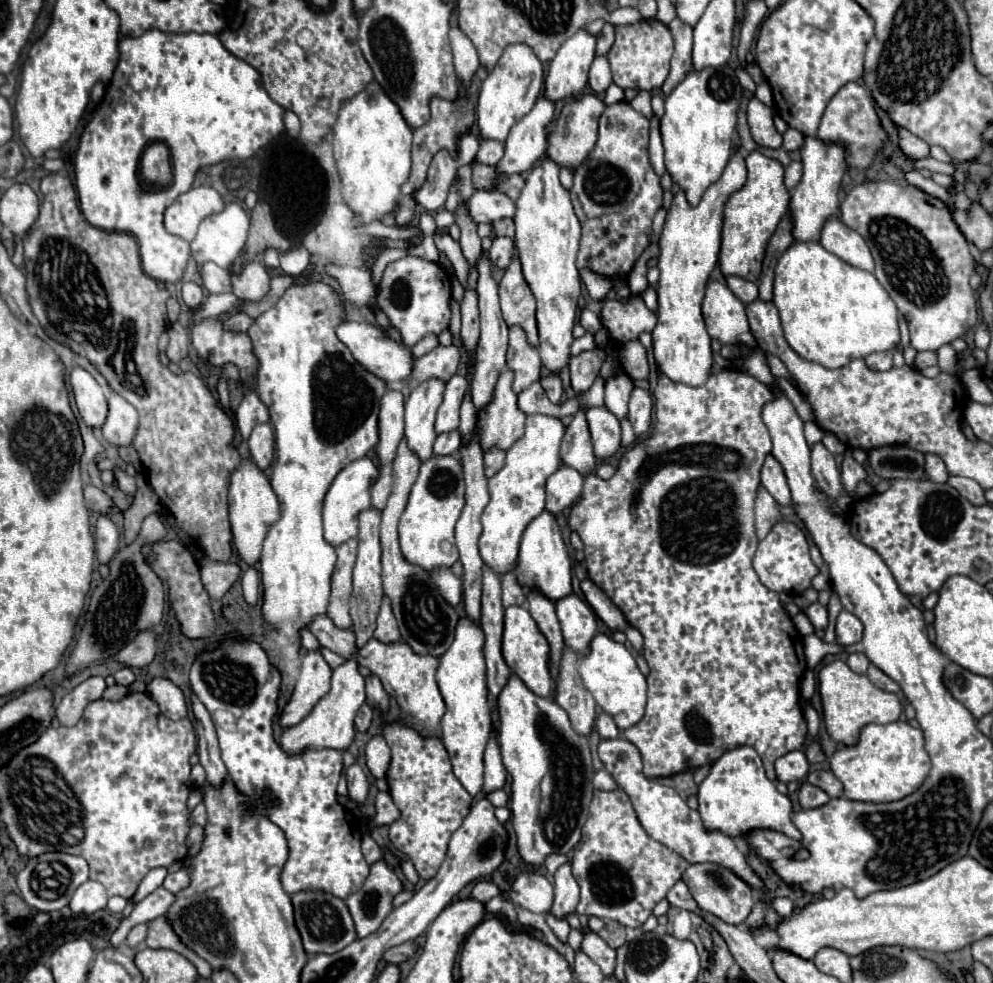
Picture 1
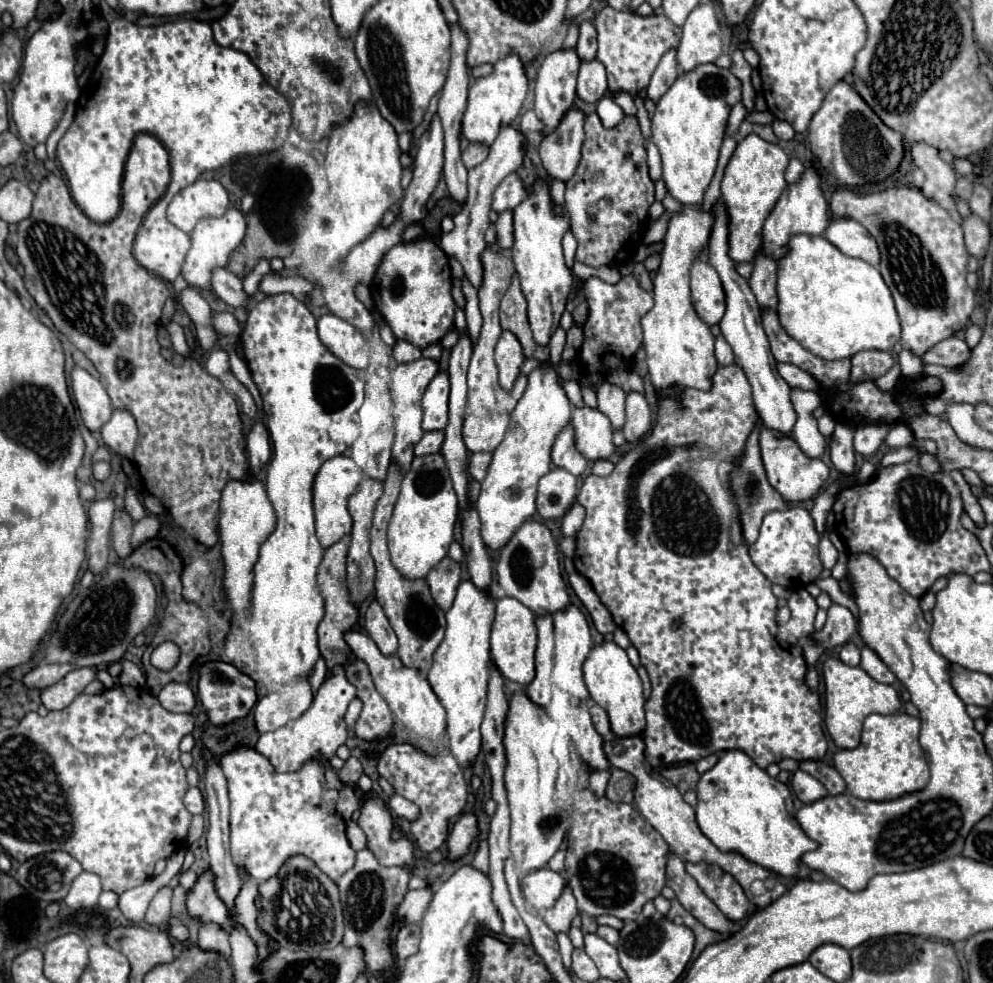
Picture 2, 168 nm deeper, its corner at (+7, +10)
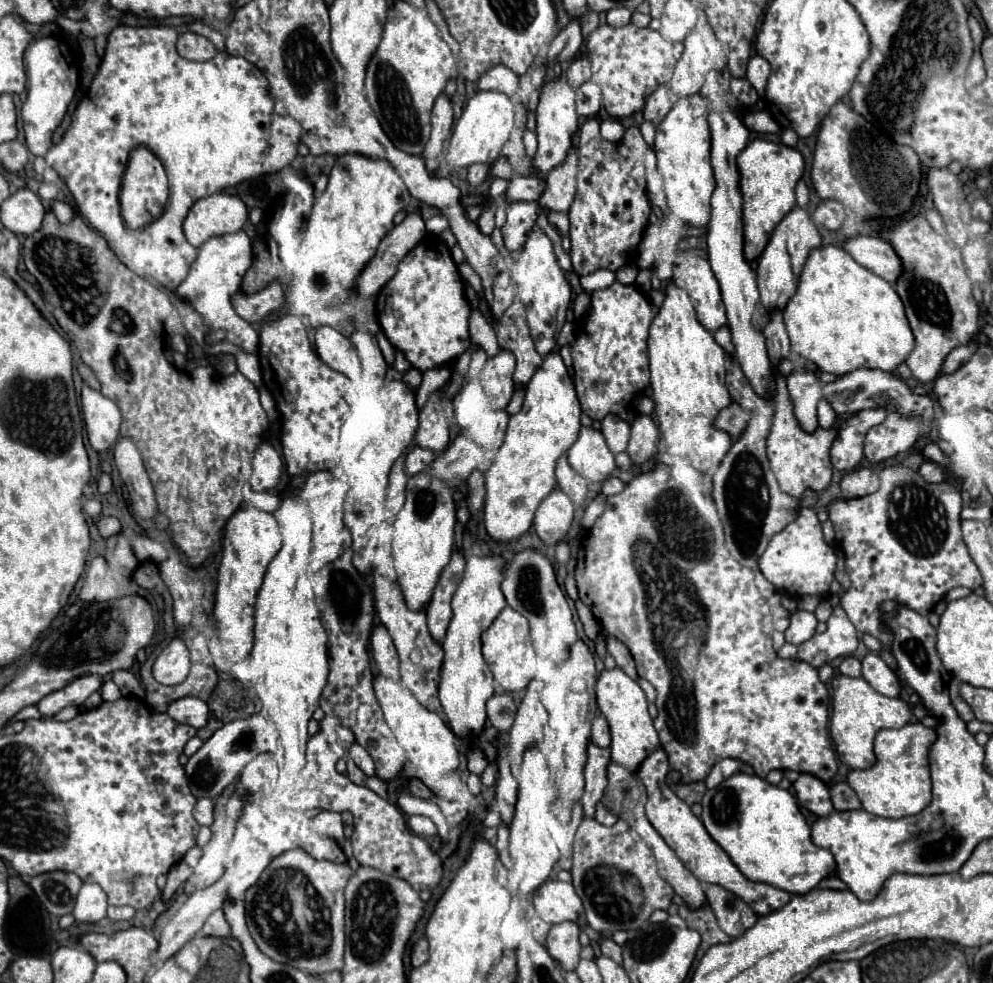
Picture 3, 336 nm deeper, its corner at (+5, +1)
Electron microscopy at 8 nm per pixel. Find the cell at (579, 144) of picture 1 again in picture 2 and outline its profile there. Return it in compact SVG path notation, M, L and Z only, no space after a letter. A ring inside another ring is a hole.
M571 107L563 115L555 131L543 137L539 155L541 155L543 167L553 179L567 181L573 177L581 157L583 139L585 139L583 127L585 127L585 113L581 109Z

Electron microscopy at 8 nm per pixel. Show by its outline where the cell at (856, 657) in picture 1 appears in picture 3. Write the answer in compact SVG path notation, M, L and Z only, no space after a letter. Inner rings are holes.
M847 656L839 664L839 672L845 674L845 676L861 676L861 662L855 656Z

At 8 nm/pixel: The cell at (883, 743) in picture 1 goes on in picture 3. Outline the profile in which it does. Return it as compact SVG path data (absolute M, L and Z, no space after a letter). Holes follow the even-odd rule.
M919 722L905 724L897 730L881 730L875 738L877 762L869 770L853 770L847 784L857 792L863 808L883 818L903 818L919 814L932 799L932 782L929 776L929 748L935 742L935 728Z

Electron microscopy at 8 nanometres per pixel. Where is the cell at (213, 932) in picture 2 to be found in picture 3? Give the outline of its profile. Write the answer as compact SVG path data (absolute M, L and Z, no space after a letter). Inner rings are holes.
M215 910L215 912L207 918L205 926L201 928L201 934L203 934L203 936L219 936L219 938L225 938L225 936L231 934L229 924L225 922L223 910Z

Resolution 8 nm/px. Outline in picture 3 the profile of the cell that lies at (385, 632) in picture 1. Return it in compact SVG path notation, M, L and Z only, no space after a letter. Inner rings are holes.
M383 624L375 626L375 630L371 634L371 652L373 652L373 660L377 664L377 670L383 676L397 682L399 680L399 658L397 658L395 644Z

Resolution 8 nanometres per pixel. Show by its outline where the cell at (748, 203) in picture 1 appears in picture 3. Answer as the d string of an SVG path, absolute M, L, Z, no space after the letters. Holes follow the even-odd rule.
M753 140L739 154L737 166L741 172L743 192L743 224L745 224L745 258L755 260L765 250L771 232L795 208L795 186L803 176L803 156L799 150L769 140Z

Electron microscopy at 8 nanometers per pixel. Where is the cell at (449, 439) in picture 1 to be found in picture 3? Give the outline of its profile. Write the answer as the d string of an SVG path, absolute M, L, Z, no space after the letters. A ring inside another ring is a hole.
M413 446L413 450L405 458L405 472L409 476L413 476L413 474L419 474L423 470L429 470L433 460L435 460L435 452L419 448L419 446Z

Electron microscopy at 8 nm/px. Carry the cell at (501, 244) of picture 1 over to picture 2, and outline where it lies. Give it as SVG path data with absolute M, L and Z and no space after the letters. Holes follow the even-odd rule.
M503 211L495 223L495 233L497 233L497 247L501 249L511 249L513 245L513 217L511 211Z

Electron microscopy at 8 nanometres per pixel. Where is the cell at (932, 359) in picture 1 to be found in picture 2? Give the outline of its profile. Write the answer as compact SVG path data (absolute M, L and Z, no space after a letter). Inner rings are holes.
M952 335L943 339L939 345L933 345L927 353L923 353L921 361L945 367L959 367L967 361L967 357L971 357L971 349L967 347L967 343Z

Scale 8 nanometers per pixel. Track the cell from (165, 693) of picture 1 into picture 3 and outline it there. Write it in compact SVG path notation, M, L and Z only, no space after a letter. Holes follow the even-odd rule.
M189 696L189 698L179 698L177 702L171 702L167 714L181 724L189 724L193 728L203 728L209 718L209 708L207 708L205 700Z

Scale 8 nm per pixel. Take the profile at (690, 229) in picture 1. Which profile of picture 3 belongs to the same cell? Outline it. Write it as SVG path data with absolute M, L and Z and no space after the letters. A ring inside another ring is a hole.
M669 284L665 290L665 302L649 328L649 362L655 414L667 452L679 456L687 454L691 466L705 474L721 462L733 444L727 432L713 426L717 414L731 404L725 386L727 356L713 334L699 324L695 306L685 288Z

